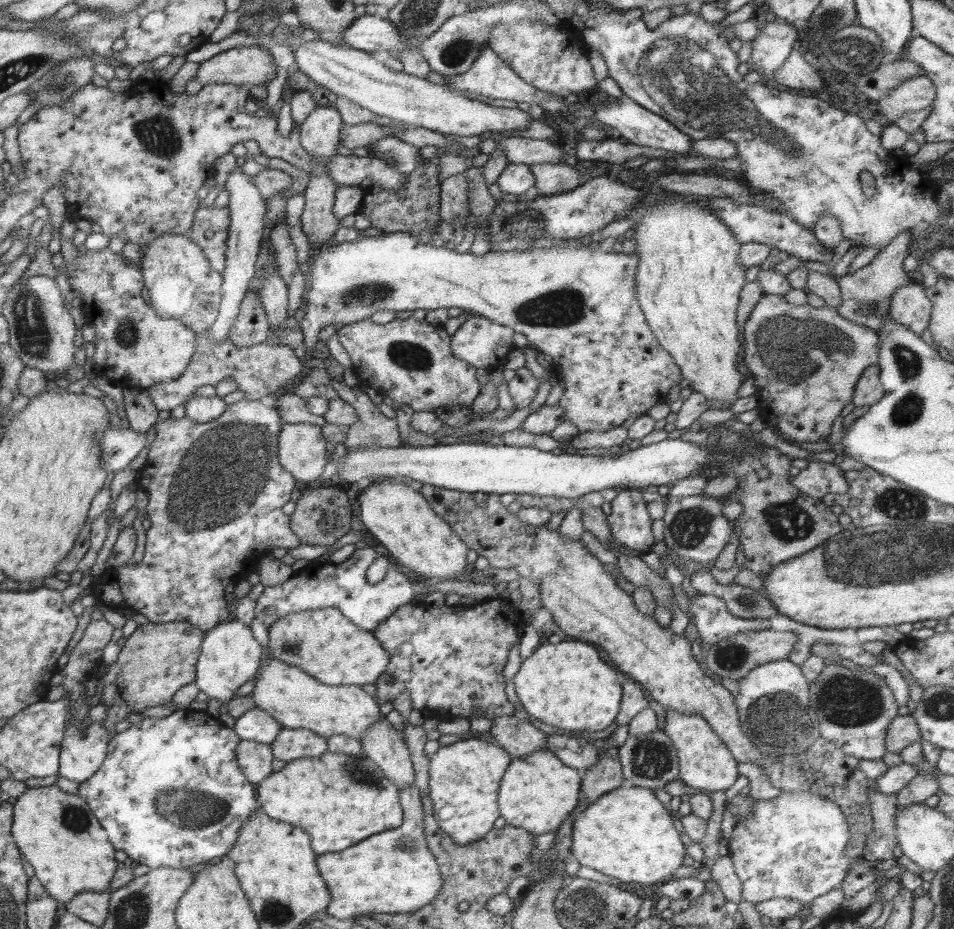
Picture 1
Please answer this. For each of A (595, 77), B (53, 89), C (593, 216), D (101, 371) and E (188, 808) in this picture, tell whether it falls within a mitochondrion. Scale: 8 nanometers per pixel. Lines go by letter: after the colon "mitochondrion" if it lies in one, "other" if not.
A: other
B: mitochondrion
C: other
D: other
E: mitochondrion

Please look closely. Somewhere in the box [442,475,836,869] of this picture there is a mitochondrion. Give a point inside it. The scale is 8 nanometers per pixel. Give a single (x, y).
(779, 721)

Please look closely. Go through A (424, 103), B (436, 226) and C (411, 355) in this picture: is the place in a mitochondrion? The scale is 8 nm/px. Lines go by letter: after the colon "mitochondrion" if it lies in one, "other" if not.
A: other
B: other
C: mitochondrion

